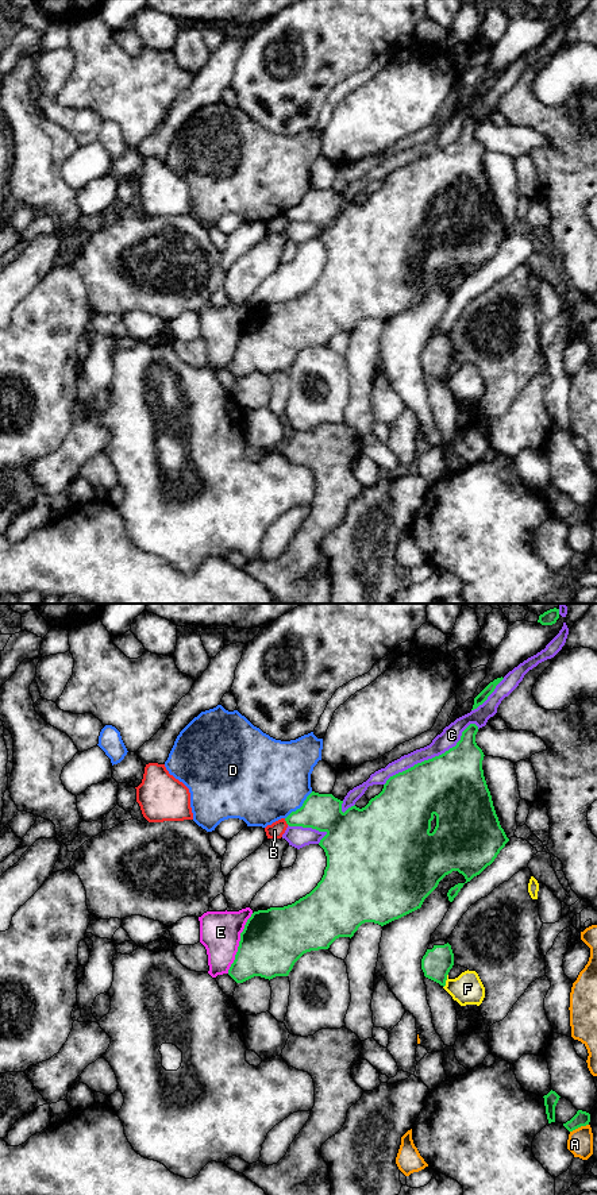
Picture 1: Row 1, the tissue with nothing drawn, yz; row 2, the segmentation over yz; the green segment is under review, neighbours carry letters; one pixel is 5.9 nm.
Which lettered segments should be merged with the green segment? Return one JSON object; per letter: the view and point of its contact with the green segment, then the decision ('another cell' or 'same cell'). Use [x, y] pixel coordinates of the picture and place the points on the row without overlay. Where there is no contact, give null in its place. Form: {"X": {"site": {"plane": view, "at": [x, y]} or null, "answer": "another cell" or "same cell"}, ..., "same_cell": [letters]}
{"A": {"site": {"plane": "yz", "at": [578, 521]}, "answer": "another cell"}, "B": {"site": {"plane": "yz", "at": [285, 215]}, "answer": "another cell"}, "C": {"site": {"plane": "yz", "at": [432, 153]}, "answer": "another cell"}, "D": {"site": {"plane": "yz", "at": [301, 201]}, "answer": "another cell"}, "E": {"site": {"plane": "yz", "at": [239, 338]}, "answer": "another cell"}, "F": {"site": {"plane": "yz", "at": [446, 374]}, "answer": "same cell"}, "same_cell": ["F"]}

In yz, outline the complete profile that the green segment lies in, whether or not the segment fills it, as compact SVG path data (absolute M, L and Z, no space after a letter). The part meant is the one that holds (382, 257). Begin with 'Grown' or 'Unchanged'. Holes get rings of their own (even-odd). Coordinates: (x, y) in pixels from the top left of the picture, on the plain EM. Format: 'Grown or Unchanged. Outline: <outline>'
Unchanged. Outline: M470 119L455 142L390 171L382 186L362 204L354 200L343 208L343 196L332 189L312 186L303 201L285 213L289 221L312 223L327 228L319 238L326 247L327 262L321 275L305 292L284 302L270 302L251 309L240 328L235 355L228 365L228 370L236 378L254 371L269 375L288 371L304 348L328 344L339 332L351 334L365 317L384 321L398 315L420 304L446 270L458 266L467 278L494 257L509 234L500 220L484 171L485 150L475 138L477 127L478 122Z

